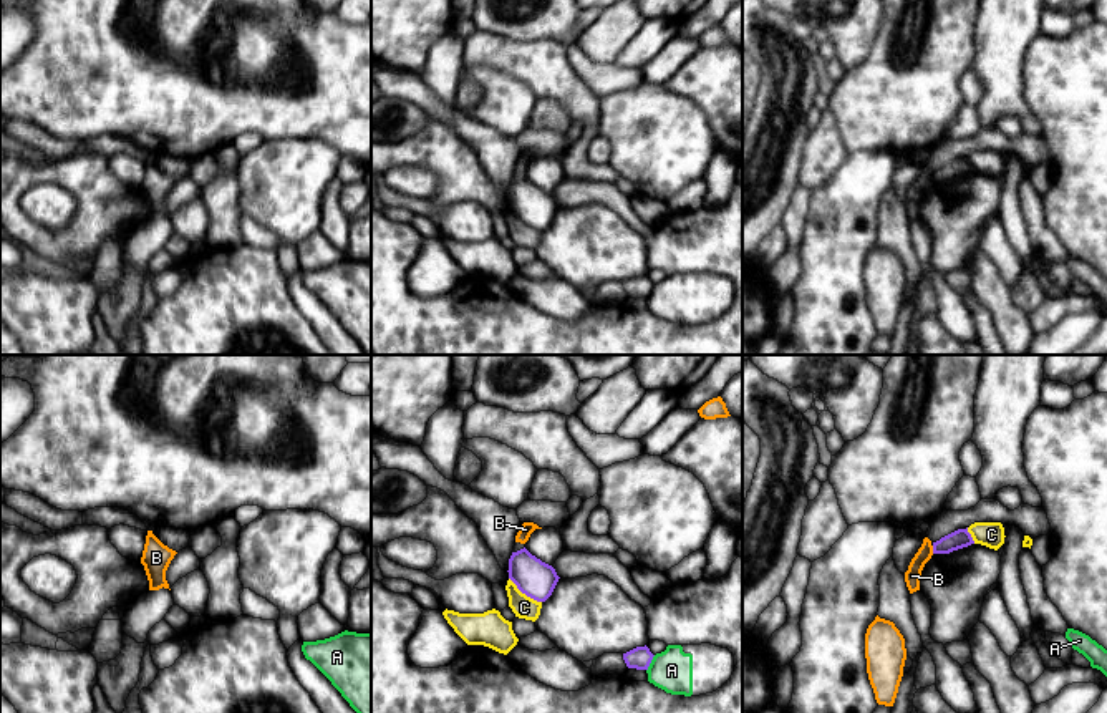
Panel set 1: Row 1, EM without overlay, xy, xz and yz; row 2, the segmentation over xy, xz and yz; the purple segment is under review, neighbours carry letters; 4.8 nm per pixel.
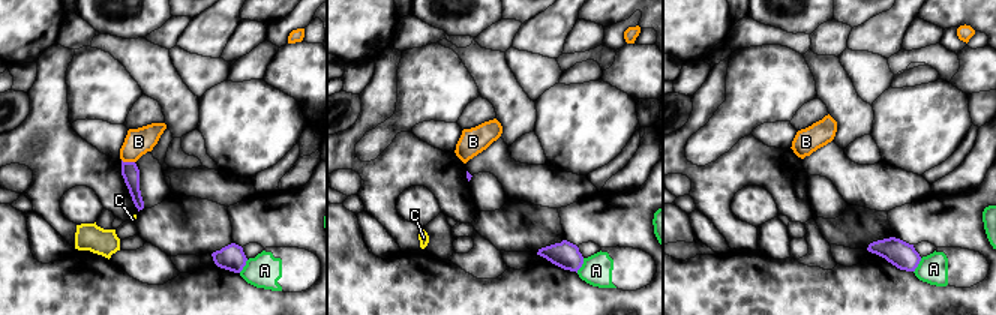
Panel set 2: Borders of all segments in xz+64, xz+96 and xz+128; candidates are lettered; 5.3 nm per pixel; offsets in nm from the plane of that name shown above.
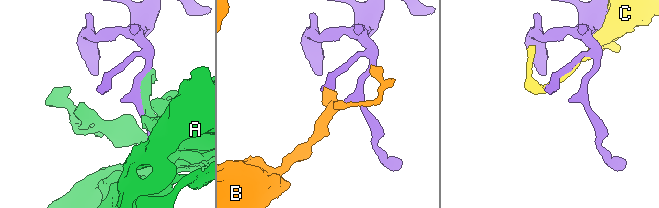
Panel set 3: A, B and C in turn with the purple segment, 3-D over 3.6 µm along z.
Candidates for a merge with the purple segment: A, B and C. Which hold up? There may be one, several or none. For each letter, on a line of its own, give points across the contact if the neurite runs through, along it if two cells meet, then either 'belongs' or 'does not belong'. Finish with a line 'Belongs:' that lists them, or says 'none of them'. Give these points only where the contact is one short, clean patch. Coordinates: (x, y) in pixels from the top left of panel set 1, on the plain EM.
A: does not belong
B: border along yz (932, 174), (933, 181); does not belong
C: does not belong
Belongs: none of them

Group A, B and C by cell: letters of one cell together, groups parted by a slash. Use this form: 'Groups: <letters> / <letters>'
Groups: A / B / C

